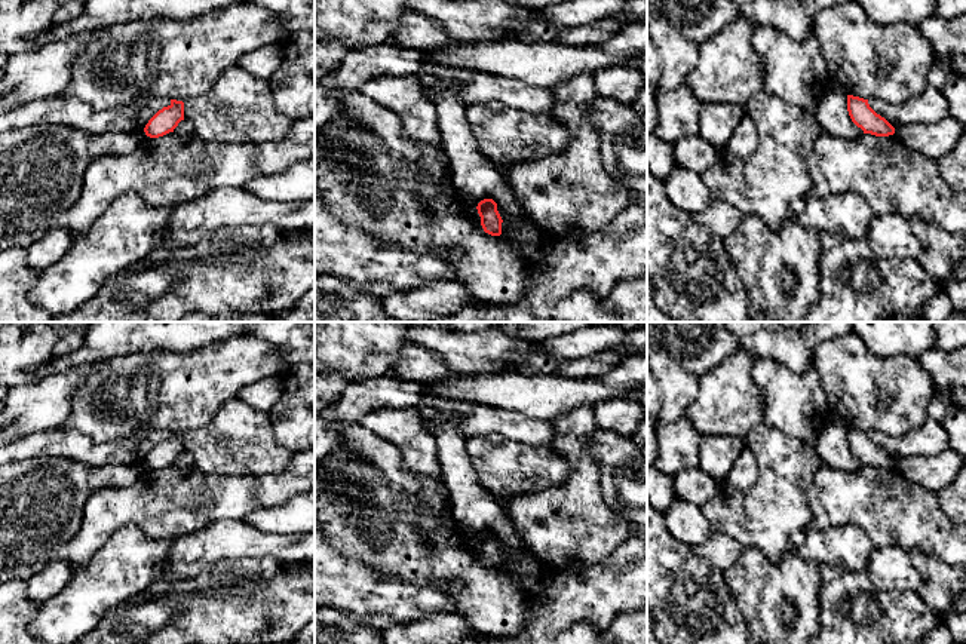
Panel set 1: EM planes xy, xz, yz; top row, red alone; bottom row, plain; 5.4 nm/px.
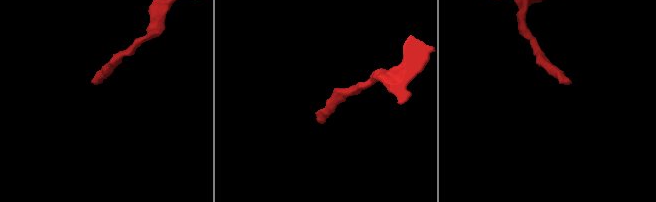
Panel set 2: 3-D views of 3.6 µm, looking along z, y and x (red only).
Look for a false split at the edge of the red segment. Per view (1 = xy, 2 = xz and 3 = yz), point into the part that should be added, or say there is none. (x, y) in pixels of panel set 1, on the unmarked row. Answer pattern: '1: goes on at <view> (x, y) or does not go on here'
1: does not go on here
2: does not go on here
3: does not go on here

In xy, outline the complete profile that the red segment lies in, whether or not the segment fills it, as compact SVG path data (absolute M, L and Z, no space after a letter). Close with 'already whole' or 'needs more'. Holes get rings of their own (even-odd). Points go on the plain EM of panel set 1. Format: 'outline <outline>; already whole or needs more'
outline M171 432L168 439L159 442L145 457L144 464L150 470L159 470L178 459L178 456L184 453L184 435Z; already whole

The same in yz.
outline M847 427L847 444L852 454L864 463L875 469L889 469L895 466L895 460L868 436L868 432Z; already whole

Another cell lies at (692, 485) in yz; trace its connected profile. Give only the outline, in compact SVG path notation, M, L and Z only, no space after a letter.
M697 466L678 470L672 476L672 481L675 497L697 506L711 500L718 487L718 482L708 473L703 473Z

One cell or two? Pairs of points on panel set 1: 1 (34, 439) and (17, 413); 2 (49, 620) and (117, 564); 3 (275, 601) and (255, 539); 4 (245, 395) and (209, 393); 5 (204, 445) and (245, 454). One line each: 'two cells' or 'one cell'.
1: two cells
2: one cell
3: two cells
4: two cells
5: one cell

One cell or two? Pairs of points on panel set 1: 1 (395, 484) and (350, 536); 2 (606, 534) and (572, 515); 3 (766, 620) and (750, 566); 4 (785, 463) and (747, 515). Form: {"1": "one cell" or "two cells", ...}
{"1": "one cell", "2": "one cell", "3": "one cell", "4": "one cell"}

